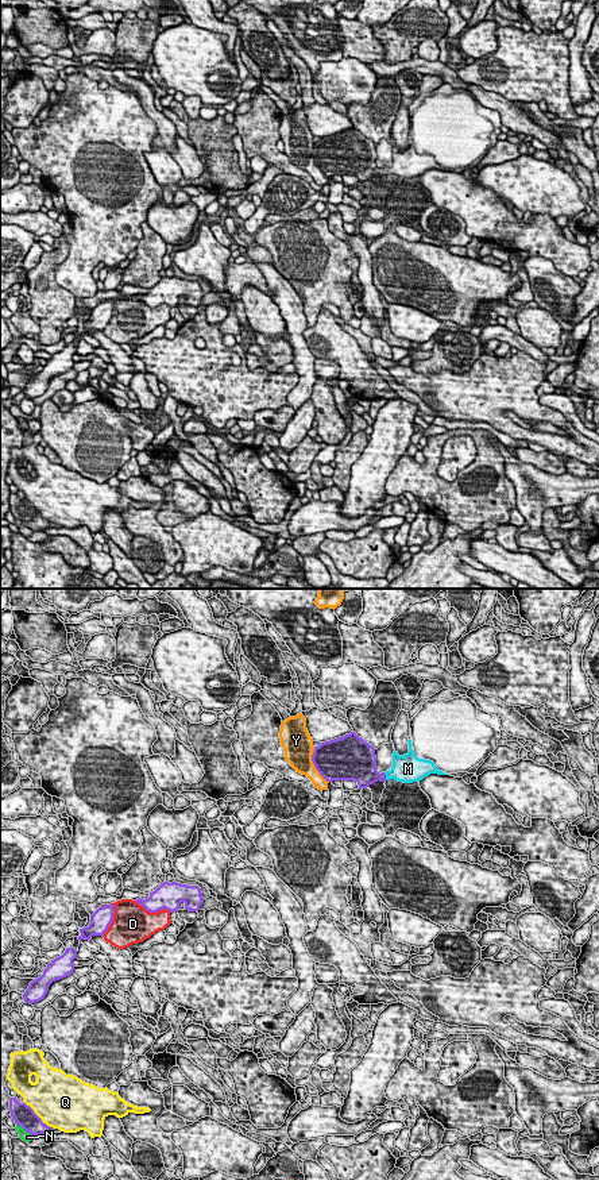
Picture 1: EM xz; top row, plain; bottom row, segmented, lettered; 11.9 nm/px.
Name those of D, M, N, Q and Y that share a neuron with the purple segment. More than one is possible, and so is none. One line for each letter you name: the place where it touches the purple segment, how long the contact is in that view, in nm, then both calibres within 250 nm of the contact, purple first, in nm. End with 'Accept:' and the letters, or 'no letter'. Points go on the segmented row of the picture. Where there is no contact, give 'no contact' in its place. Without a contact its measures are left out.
M: contact xz (385, 776); length 100 nm; calibres 300 and 300 nm
Accept: M

